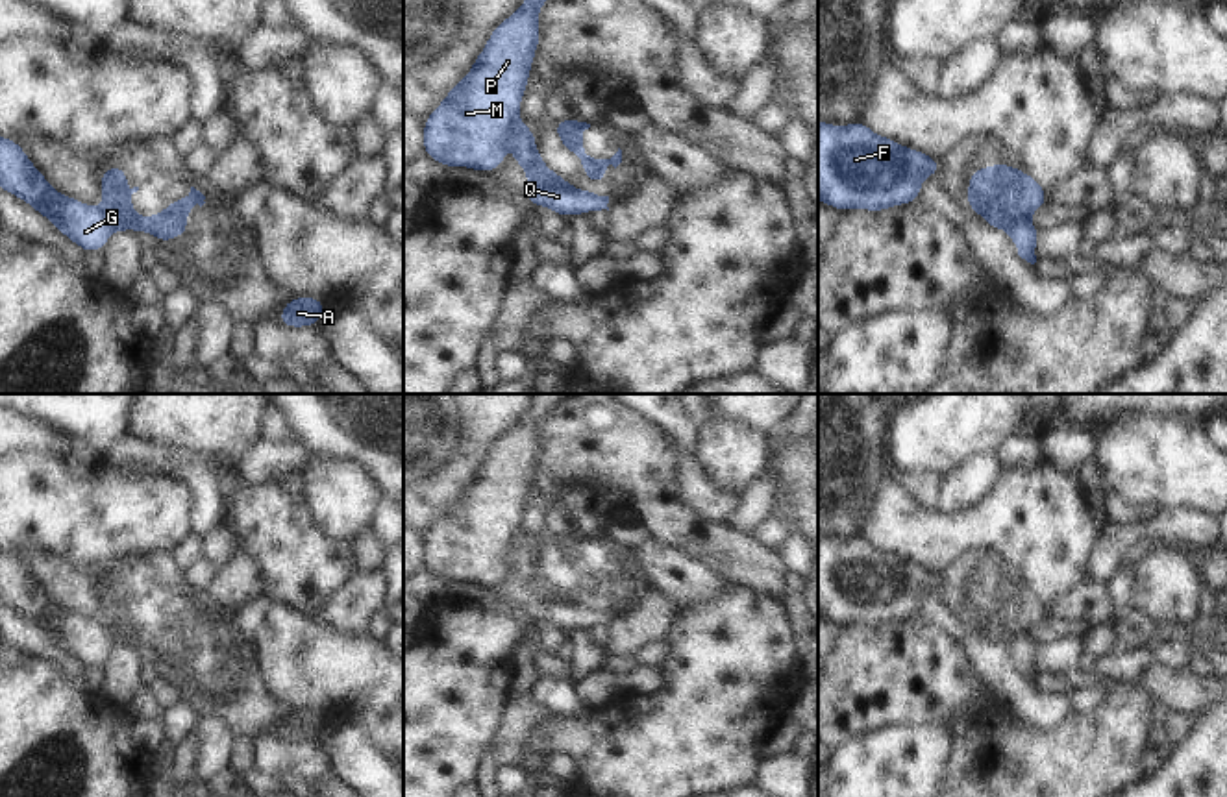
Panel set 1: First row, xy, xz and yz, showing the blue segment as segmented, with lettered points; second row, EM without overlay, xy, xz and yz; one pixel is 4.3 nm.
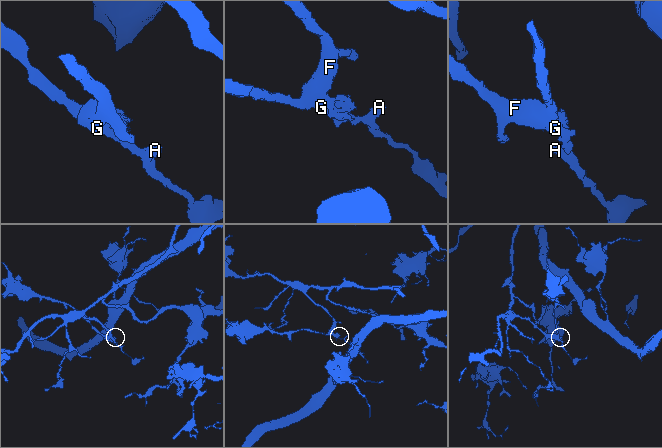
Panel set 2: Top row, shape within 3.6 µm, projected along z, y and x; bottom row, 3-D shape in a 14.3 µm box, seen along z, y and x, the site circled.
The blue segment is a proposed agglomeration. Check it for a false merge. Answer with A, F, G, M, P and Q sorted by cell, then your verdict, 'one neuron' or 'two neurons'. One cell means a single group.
A F G M P / Q; two neurons

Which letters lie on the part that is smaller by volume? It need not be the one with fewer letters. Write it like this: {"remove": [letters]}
{"remove": ["Q"]}

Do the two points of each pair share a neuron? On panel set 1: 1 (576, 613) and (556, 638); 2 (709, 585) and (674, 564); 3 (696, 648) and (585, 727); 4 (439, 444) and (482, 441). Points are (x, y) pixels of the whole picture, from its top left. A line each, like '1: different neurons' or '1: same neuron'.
1: different neurons
2: same neuron
3: same neuron
4: different neurons

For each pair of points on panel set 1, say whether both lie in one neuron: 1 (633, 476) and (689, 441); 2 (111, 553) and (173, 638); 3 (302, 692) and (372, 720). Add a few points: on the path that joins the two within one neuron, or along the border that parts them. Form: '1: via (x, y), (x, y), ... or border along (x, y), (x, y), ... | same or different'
1: border along (639, 413), (646, 415), (667, 433) | different
2: via (132, 574), (160, 603), (161, 618) | same
3: via (324, 690), (359, 690), (367, 698) | same

